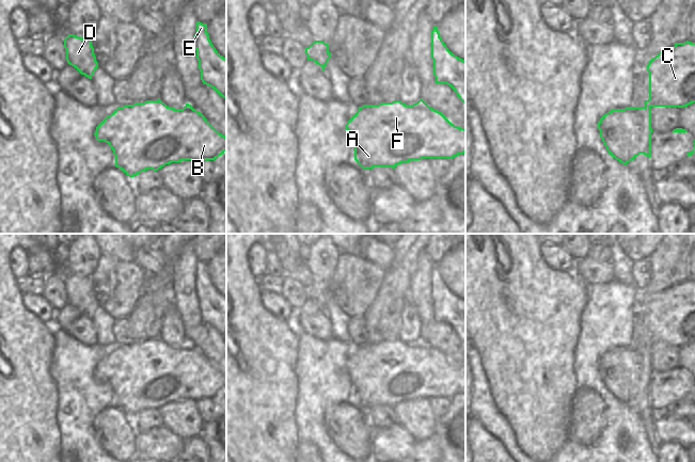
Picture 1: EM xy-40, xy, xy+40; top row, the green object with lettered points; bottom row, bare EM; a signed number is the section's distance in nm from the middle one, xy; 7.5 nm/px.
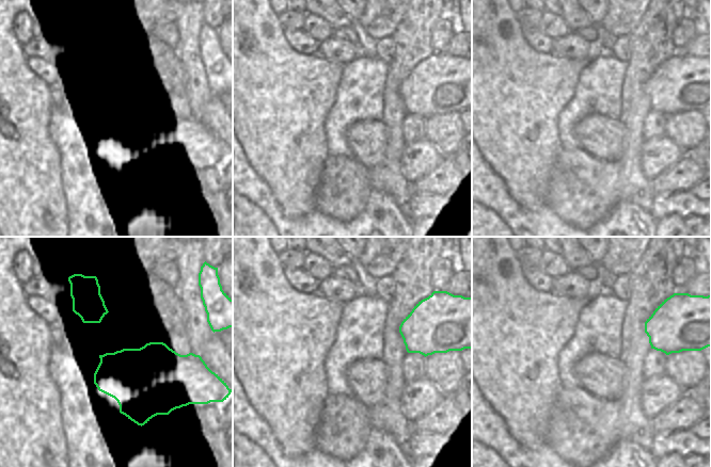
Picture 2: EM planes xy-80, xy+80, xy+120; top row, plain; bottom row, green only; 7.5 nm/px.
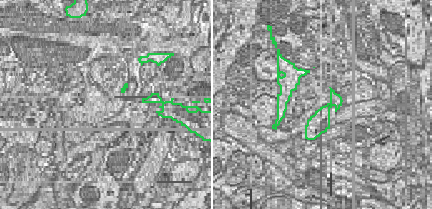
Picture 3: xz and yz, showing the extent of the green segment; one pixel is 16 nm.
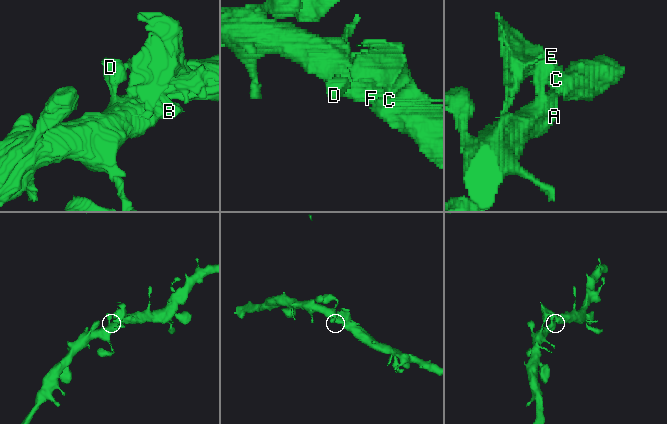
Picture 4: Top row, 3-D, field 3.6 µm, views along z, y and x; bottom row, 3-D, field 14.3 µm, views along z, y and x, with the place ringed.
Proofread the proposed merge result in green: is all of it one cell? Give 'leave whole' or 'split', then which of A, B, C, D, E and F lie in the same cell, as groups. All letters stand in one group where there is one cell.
leave whole; groups A B C D E F

